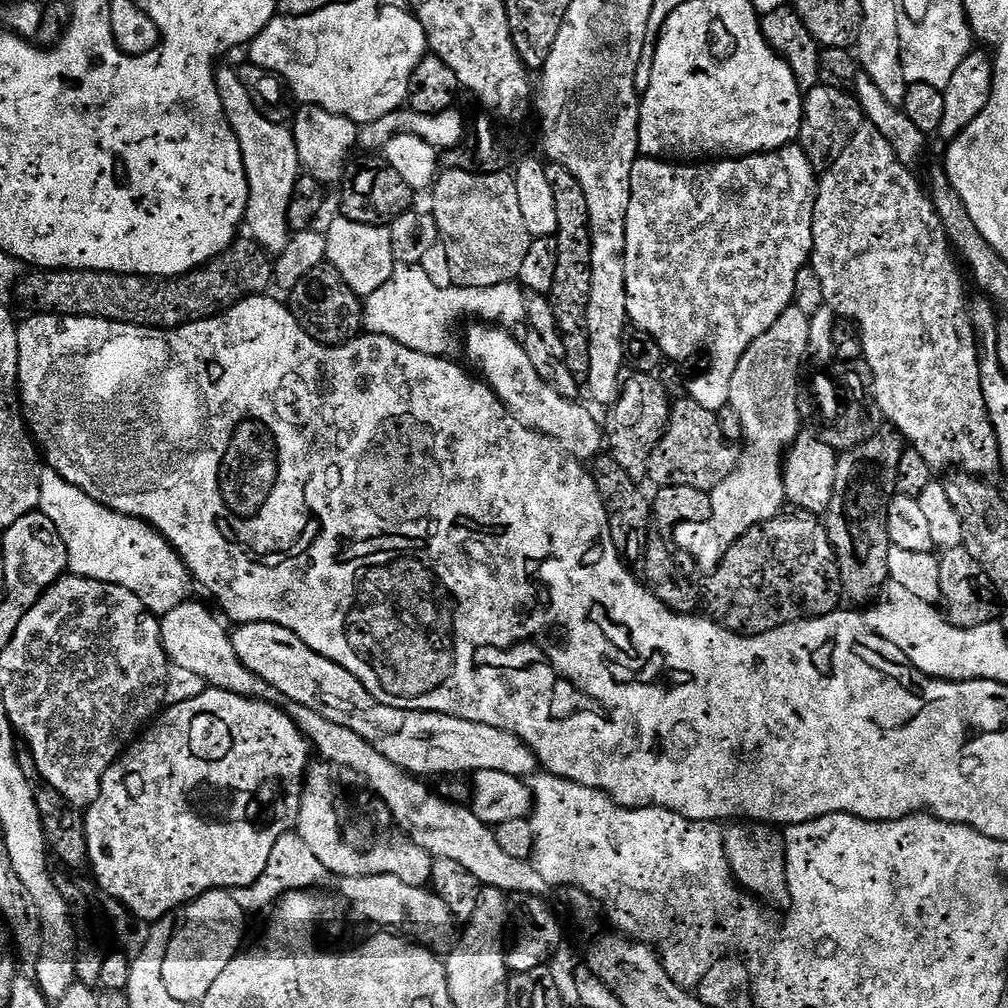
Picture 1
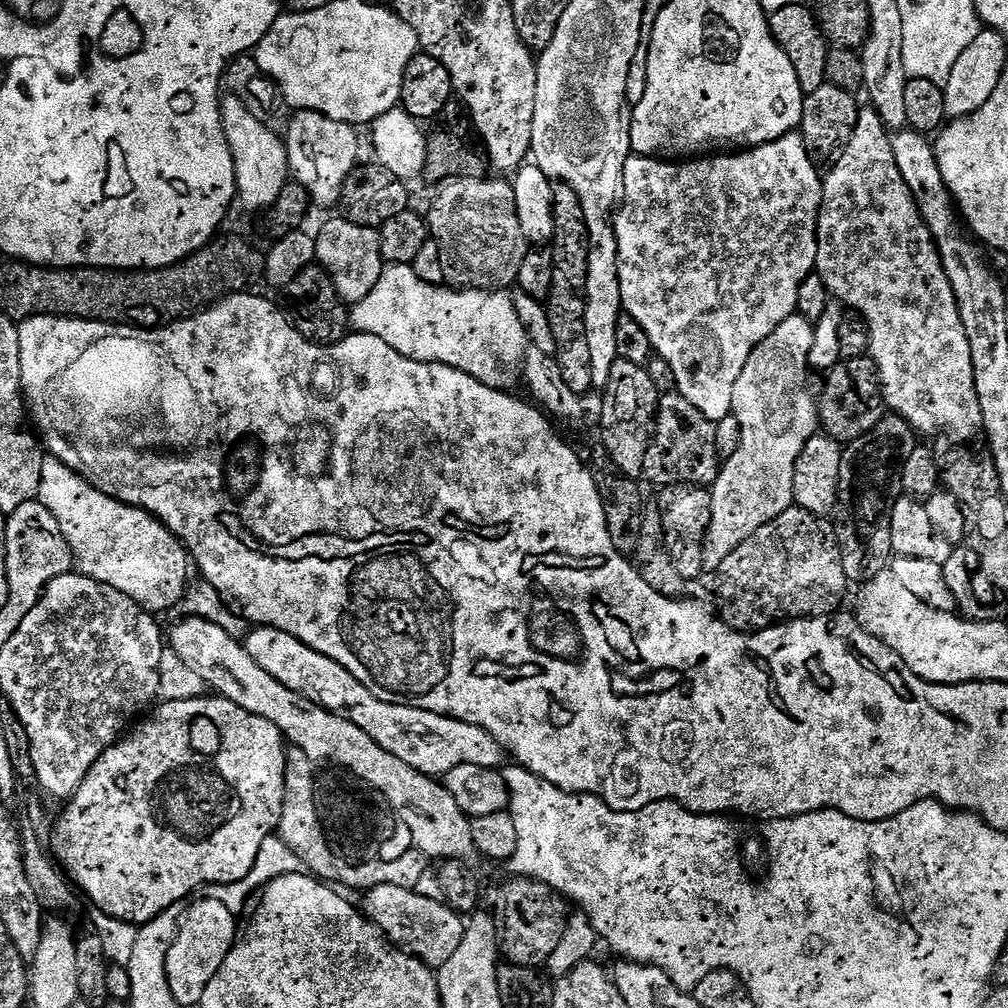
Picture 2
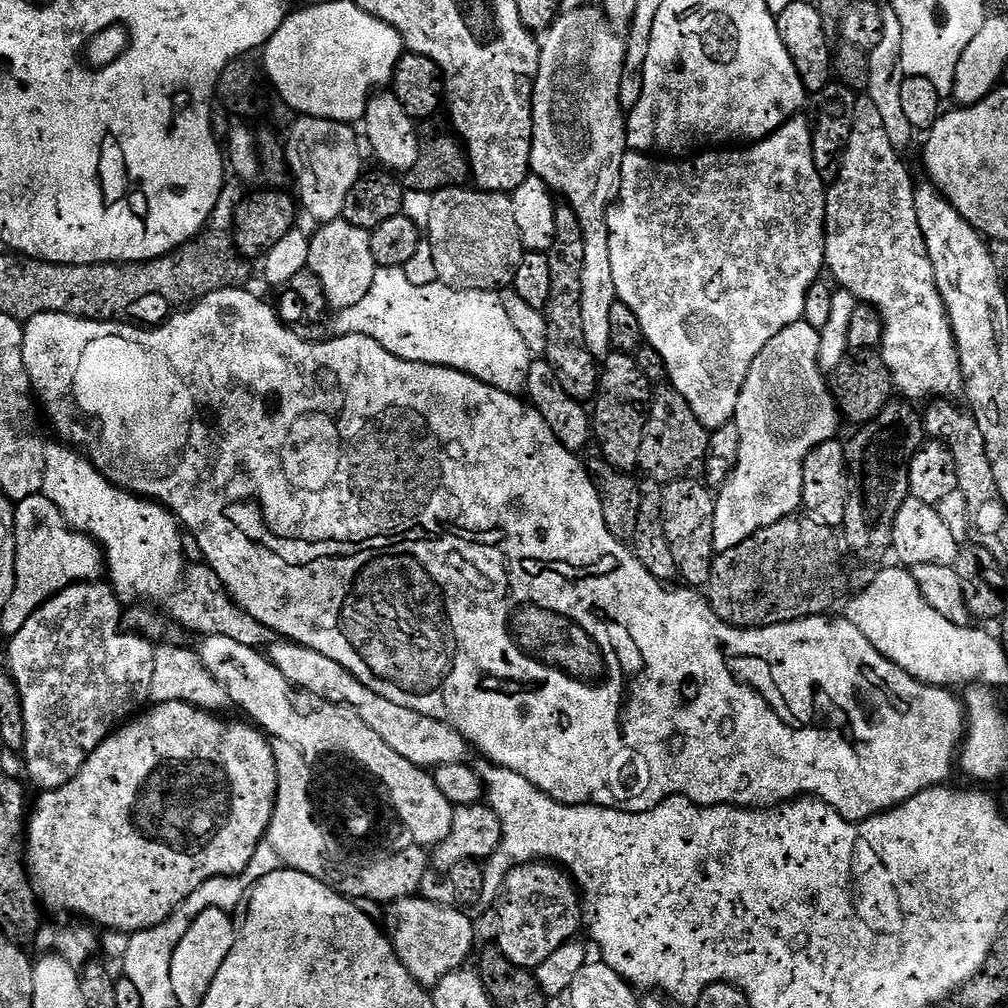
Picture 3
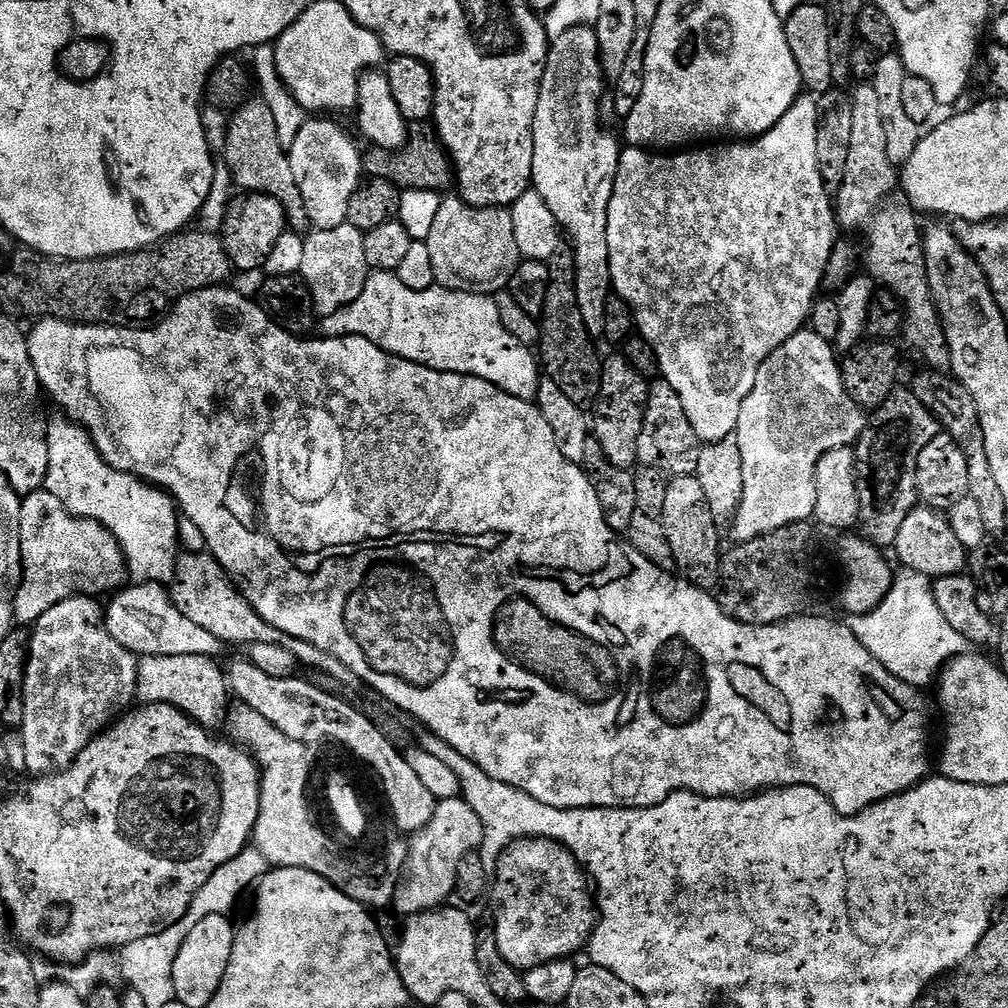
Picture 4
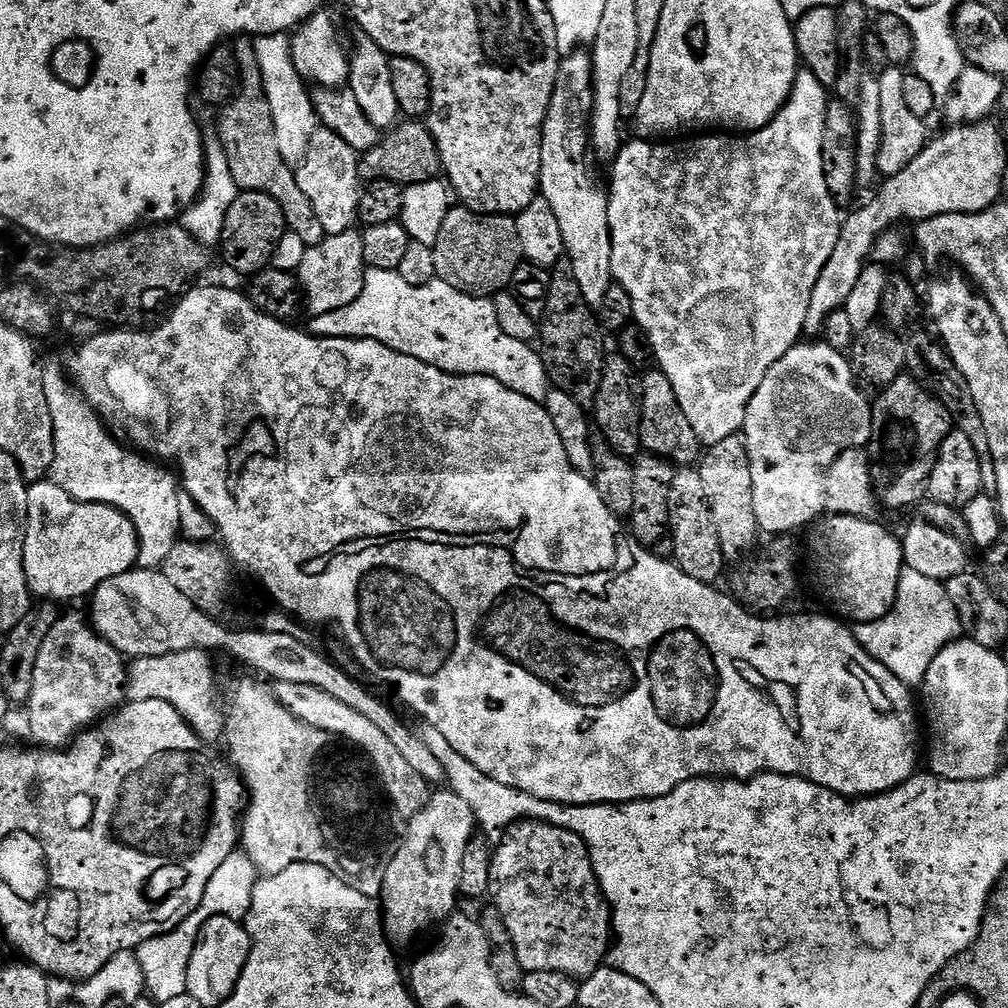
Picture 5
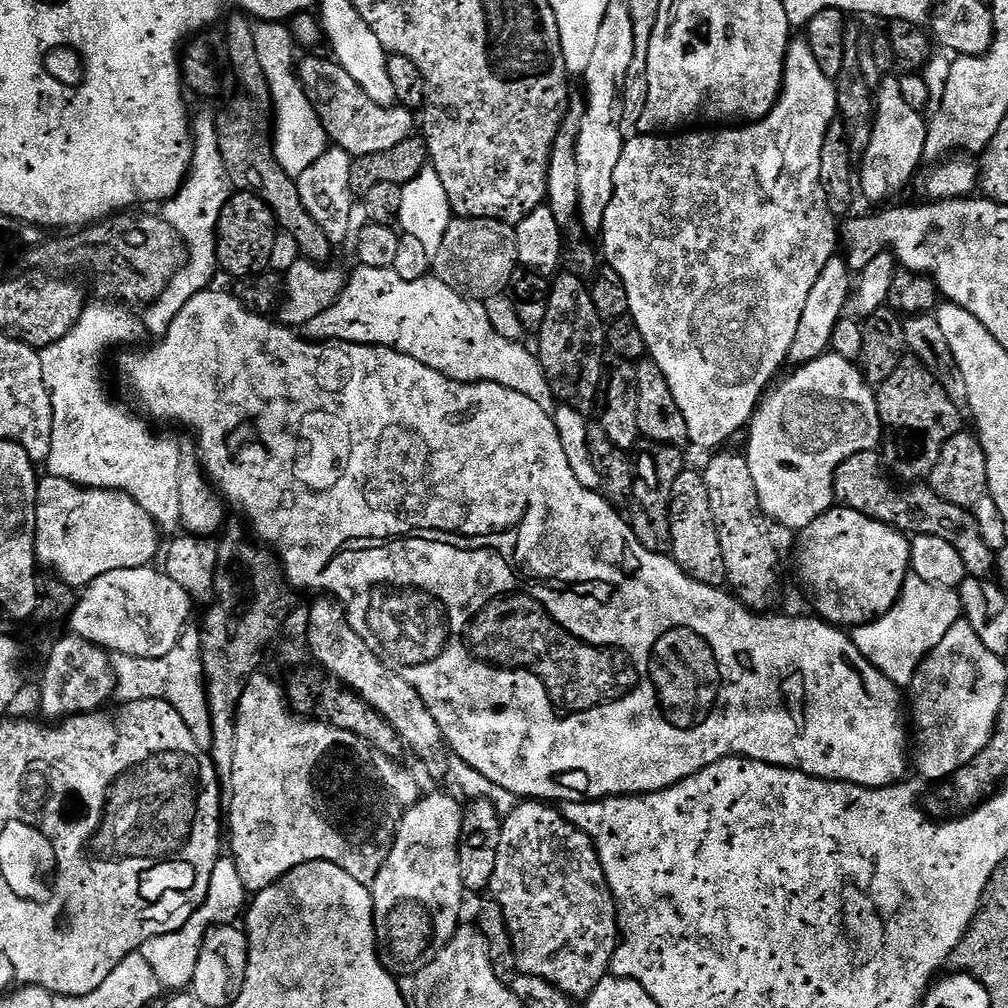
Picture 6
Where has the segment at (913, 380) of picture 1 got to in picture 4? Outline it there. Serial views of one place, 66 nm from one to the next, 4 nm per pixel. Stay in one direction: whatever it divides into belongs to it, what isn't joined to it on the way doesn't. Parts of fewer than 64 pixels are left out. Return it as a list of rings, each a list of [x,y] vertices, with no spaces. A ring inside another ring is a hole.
[[[860,86],[857,92],[853,91],[851,93],[852,105],[854,106],[854,123],[852,128],[852,133],[850,134],[850,158],[846,164],[846,170],[842,177],[842,183],[844,185],[840,188],[840,193],[835,193],[834,196],[834,207],[836,210],[836,223],[841,229],[844,228],[848,232],[861,232],[862,235],[868,239],[868,249],[863,249],[862,252],[862,264],[864,264],[868,269],[866,269],[867,275],[872,278],[872,280],[884,283],[883,287],[887,291],[891,292],[897,300],[900,301],[903,311],[906,313],[906,319],[902,325],[902,336],[903,339],[908,339],[908,344],[912,348],[917,348],[926,359],[929,360],[931,367],[936,370],[943,369],[945,365],[949,363],[950,357],[948,355],[948,346],[944,342],[944,325],[940,322],[940,314],[936,310],[936,301],[932,299],[932,291],[930,290],[930,282],[928,281],[928,275],[926,274],[926,258],[924,256],[924,234],[922,231],[922,224],[919,224],[916,219],[918,219],[918,213],[911,204],[908,203],[907,199],[898,191],[901,187],[900,178],[898,175],[897,165],[893,164],[890,154],[887,153],[888,143],[886,142],[886,122],[882,122],[882,105],[878,102],[878,90],[874,90],[870,86]]]

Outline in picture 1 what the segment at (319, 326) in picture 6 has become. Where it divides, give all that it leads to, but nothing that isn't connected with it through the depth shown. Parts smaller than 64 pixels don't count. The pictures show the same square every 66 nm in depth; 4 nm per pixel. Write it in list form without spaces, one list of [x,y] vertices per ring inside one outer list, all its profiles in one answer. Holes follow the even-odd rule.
[[[420,266],[393,267],[388,281],[363,301],[362,324],[371,335],[385,336],[394,343],[400,344],[401,347],[423,356],[444,356],[447,348],[452,344],[452,327],[463,316],[476,316],[472,318],[479,318],[484,322],[500,322],[496,320],[506,319],[511,314],[512,308],[521,307],[522,292],[515,283],[499,284],[493,288],[458,288],[455,286],[439,288],[438,285],[432,284],[431,278],[423,272],[424,270]]]

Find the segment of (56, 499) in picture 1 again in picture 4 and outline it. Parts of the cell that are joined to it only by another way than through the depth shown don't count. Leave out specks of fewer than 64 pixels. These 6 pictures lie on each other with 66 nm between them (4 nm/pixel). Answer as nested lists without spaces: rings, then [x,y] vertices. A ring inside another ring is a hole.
[[[67,415],[51,417],[48,449],[50,466],[43,491],[54,494],[76,516],[94,520],[111,530],[124,552],[127,575],[132,575],[135,583],[171,585],[178,557],[176,539],[182,525],[175,499],[161,488],[111,468],[88,429]]]

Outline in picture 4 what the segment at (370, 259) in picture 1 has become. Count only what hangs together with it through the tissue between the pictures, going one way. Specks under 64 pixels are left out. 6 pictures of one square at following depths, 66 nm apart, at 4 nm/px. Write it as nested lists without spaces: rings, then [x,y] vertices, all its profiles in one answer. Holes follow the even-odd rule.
[[[346,223],[332,230],[313,231],[304,245],[305,257],[302,258],[300,274],[314,298],[317,317],[324,319],[350,305],[365,289],[372,271],[366,262],[364,233],[353,224]]]

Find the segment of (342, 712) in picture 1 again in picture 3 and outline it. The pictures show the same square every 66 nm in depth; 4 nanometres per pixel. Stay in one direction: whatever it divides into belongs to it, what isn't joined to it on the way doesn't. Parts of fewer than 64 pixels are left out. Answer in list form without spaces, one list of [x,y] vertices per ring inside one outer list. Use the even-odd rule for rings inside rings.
[[[283,638],[269,644],[266,655],[274,666],[278,666],[278,670],[282,670],[282,674],[286,674],[295,688],[318,694],[318,698],[326,698],[335,704],[347,704],[349,708],[355,708],[362,722],[366,722],[366,726],[370,726],[370,730],[374,730],[374,734],[378,734],[378,738],[382,738],[390,750],[402,754],[406,762],[414,762],[425,770],[434,770],[440,764],[462,764],[469,759],[470,745],[461,732],[443,724],[441,720],[406,710],[406,706],[394,706],[394,702],[386,702],[386,698],[362,686],[362,682],[338,666],[338,662]]]

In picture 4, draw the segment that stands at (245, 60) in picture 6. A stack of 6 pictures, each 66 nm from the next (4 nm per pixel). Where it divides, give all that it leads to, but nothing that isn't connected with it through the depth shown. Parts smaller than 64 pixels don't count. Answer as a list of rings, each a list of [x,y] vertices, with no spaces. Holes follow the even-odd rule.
[[[263,102],[243,104],[231,113],[228,124],[228,137],[224,140],[223,163],[232,172],[232,179],[237,189],[245,193],[261,192],[270,198],[278,198],[284,204],[288,215],[288,227],[291,231],[308,234],[313,231],[310,214],[306,214],[306,202],[302,202],[302,190],[290,170],[288,148],[278,138],[278,126],[274,122],[274,113]]]

